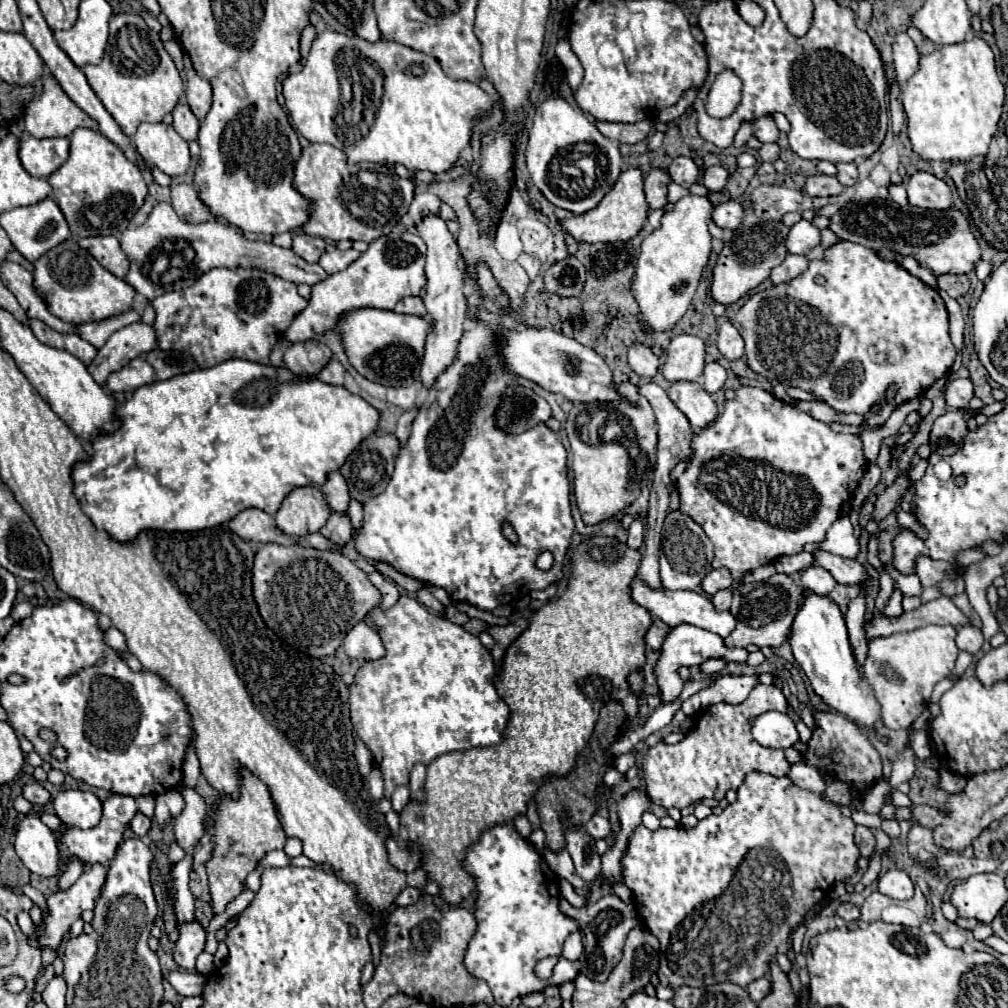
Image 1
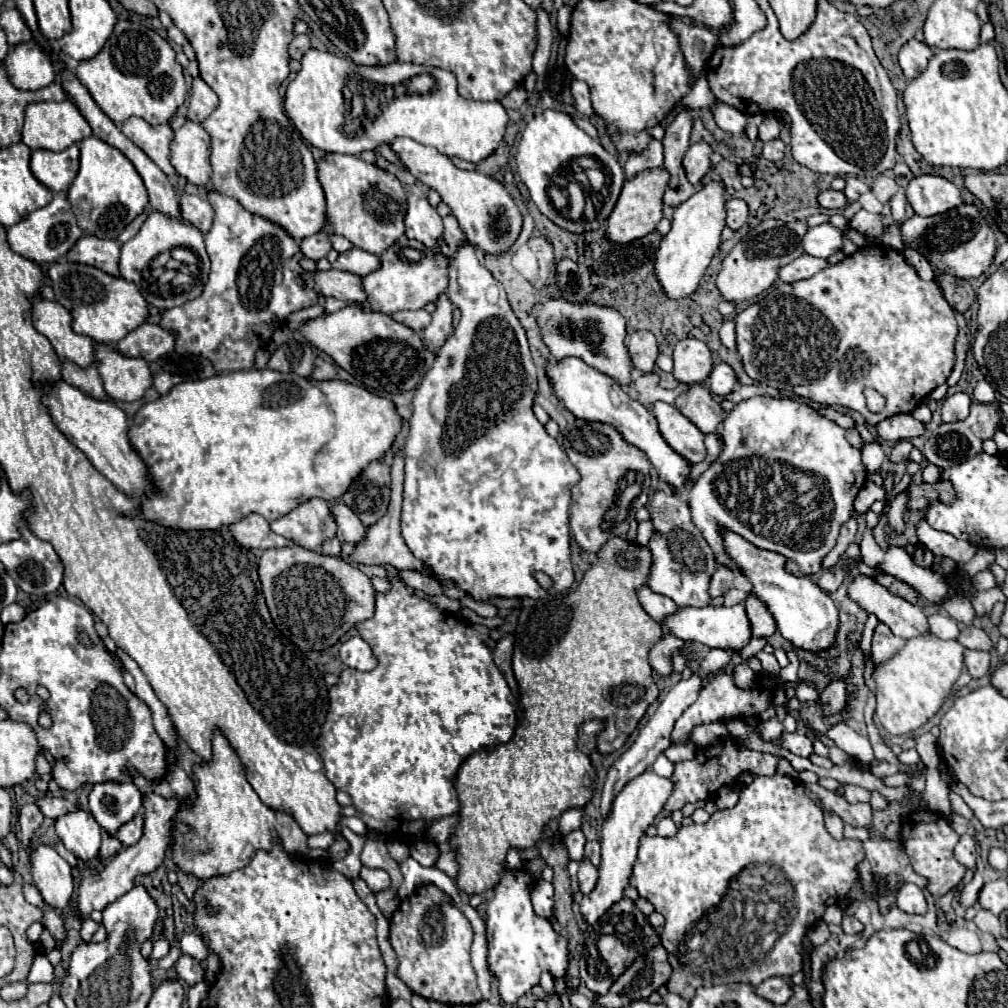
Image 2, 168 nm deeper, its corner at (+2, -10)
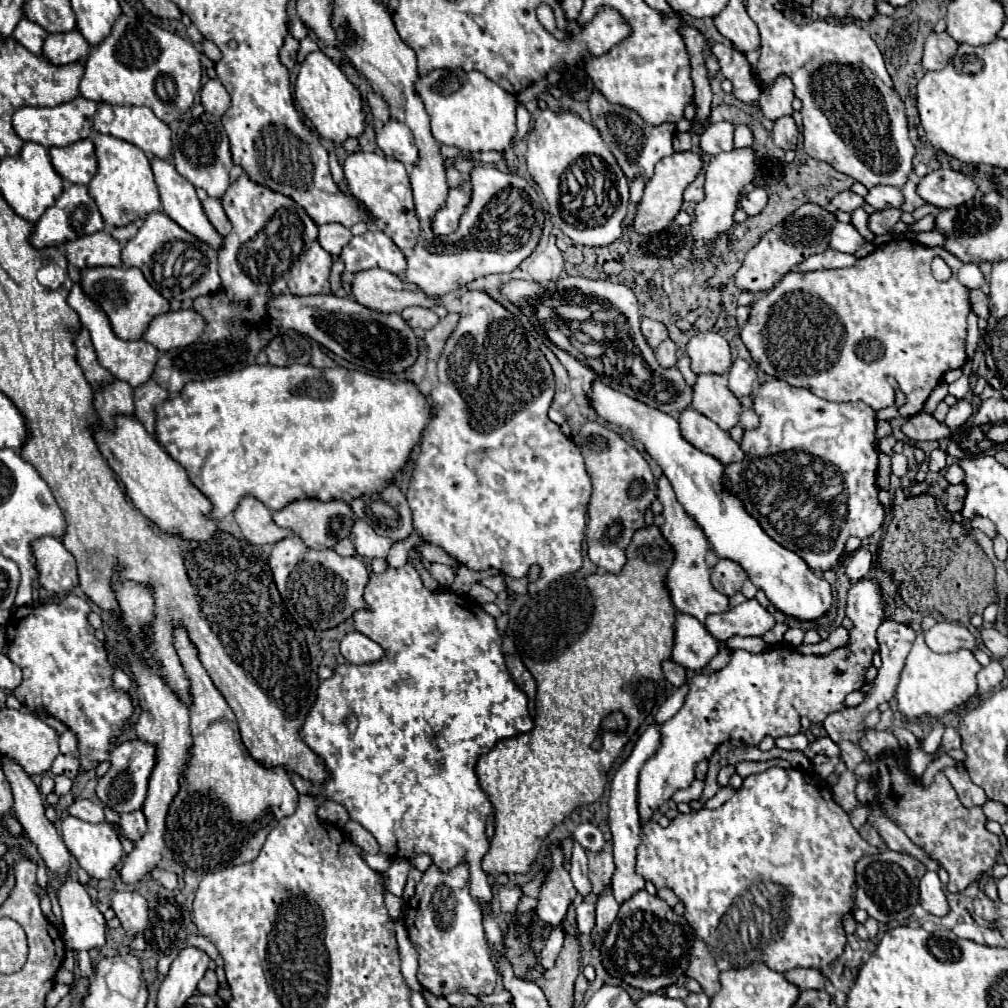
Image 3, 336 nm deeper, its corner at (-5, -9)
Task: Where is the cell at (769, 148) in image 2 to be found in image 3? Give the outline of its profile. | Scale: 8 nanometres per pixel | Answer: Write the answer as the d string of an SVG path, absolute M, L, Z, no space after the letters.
M792 116L778 118L774 122L772 138L774 138L774 144L780 146L782 150L794 150L796 142L798 142L798 126L796 126L794 118Z

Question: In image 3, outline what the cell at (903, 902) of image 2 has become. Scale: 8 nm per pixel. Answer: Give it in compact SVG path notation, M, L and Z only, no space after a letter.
M926 872L920 880L920 906L934 916L946 916L950 910L946 892L942 890L942 882L936 872Z

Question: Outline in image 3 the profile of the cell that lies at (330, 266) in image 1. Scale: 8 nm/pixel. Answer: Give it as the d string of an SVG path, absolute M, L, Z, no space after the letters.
M368 230L354 236L340 256L352 274L368 268L382 268L392 274L404 274L406 270L406 256L382 230Z

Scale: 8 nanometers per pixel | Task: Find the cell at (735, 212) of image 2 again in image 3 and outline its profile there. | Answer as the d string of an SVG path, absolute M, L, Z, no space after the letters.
M754 188L752 192L748 192L744 198L742 198L742 208L746 210L748 216L754 216L758 212L762 212L762 208L766 206L768 202L768 194L764 188Z

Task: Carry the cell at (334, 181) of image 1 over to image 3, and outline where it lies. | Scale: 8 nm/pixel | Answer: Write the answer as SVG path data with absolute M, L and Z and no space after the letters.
M354 152L344 162L344 176L348 182L348 192L370 210L376 218L376 226L386 232L386 236L392 238L400 250L414 248L420 234L420 220L414 210L412 188L404 164L376 152Z

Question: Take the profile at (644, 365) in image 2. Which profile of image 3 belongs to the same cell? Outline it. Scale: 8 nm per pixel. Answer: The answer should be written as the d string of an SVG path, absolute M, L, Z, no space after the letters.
M642 318L642 334L644 334L646 342L650 342L652 348L656 348L660 342L664 342L668 338L666 326L652 318Z

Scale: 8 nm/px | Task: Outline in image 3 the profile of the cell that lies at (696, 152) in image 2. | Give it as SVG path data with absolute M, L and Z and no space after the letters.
M726 120L710 124L700 138L700 148L704 154L710 154L710 156L732 150L734 148L734 124Z

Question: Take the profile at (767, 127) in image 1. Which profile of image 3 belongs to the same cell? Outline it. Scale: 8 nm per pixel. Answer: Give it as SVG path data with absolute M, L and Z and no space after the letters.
M780 74L768 90L762 90L760 96L760 108L766 118L776 120L782 114L792 114L792 100L794 100L794 84L788 76Z

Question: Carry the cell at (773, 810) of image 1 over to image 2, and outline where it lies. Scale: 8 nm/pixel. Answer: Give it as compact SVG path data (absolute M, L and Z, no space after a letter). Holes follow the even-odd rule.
M775 773L773 777L755 777L747 787L741 789L739 803L733 809L723 809L723 811L713 813L707 823L683 825L677 831L677 835L671 839L665 839L659 835L655 835L655 837L643 835L641 843L639 843L639 855L633 865L631 887L635 887L639 891L639 897L647 899L655 907L655 911L665 917L665 925L659 929L659 937L661 937L663 947L669 953L669 965L673 969L673 973L667 981L667 989L671 993L677 993L685 1001L689 1001L695 995L695 989L699 989L699 987L711 987L711 985L721 985L721 983L729 983L729 981L747 983L751 987L757 987L767 977L789 977L789 975L797 973L803 963L803 937L807 933L807 927L823 917L829 903L837 903L839 895L849 893L849 889L859 879L857 865L863 861L863 857L865 855L863 855L861 841L857 841L857 839L835 841L825 829L823 811L803 793L803 785L799 781L795 783L787 775L779 775L779 773ZM765 935L775 935L771 949L765 949L765 945L763 945Z

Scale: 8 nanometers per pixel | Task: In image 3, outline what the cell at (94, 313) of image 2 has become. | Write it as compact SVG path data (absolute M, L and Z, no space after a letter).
M88 268L82 272L82 286L108 314L114 332L122 340L140 340L152 318L170 310L170 302L146 282L138 268Z

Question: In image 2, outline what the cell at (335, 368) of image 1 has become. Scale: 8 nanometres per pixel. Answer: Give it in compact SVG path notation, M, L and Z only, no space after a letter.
M315 359L315 369L313 369L313 375L311 375L315 381L327 381L327 379L335 379L337 373L335 373L335 367L333 363L329 361L323 361L323 359Z

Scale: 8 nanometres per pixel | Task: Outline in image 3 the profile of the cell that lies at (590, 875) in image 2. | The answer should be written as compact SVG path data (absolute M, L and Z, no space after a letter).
M606 890L606 894L598 896L596 902L596 928L590 934L590 942L596 944L598 940L602 940L604 932L610 928L610 924L614 922L616 914L618 914L618 902L614 900L614 896L610 894L610 890Z

